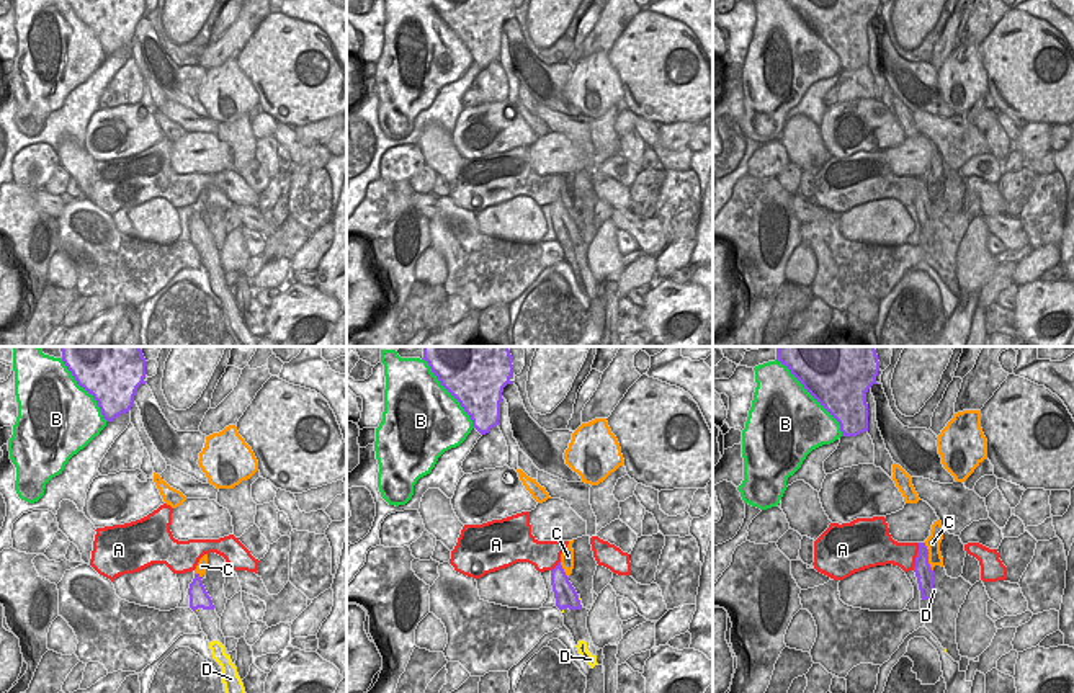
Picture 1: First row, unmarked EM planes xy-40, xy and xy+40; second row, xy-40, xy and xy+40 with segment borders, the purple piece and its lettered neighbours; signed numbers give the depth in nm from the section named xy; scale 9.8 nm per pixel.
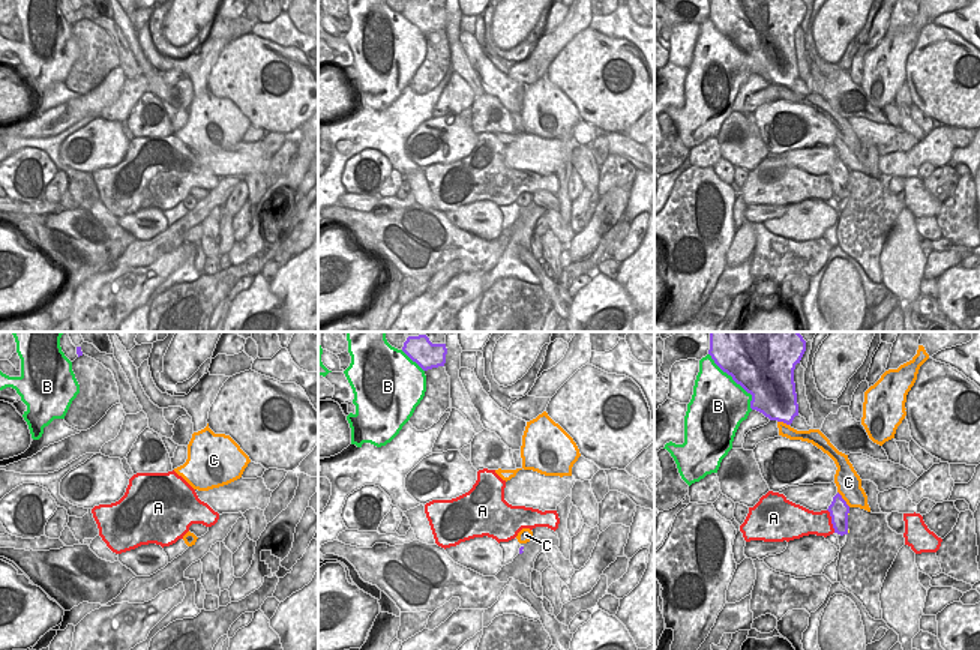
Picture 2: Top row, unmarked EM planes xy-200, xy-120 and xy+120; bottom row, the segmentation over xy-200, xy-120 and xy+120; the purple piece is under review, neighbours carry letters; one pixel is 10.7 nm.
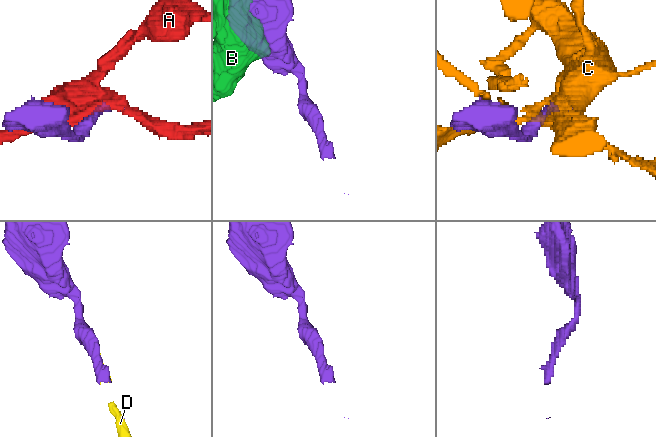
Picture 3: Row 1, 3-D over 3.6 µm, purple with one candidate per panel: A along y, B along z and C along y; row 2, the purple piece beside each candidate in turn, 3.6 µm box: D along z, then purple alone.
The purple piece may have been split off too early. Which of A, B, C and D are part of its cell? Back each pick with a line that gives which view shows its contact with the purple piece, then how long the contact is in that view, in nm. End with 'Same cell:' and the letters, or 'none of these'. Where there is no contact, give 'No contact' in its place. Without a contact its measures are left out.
D: Touches purple in xy+40. Shared border 70 nm
Same cell: D

